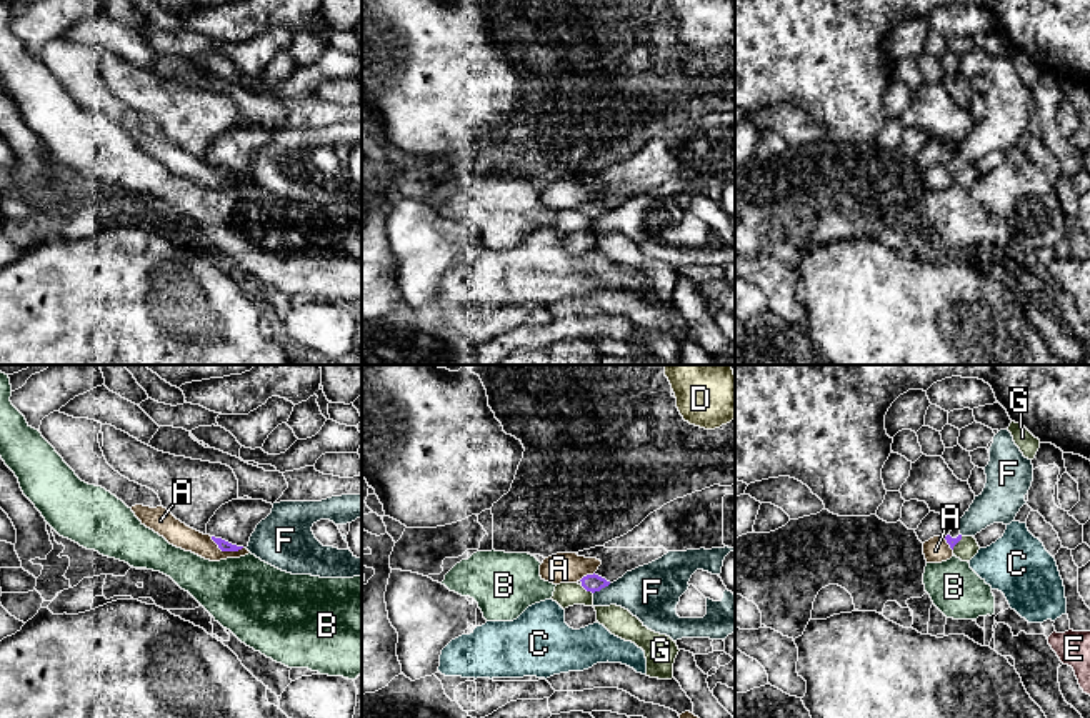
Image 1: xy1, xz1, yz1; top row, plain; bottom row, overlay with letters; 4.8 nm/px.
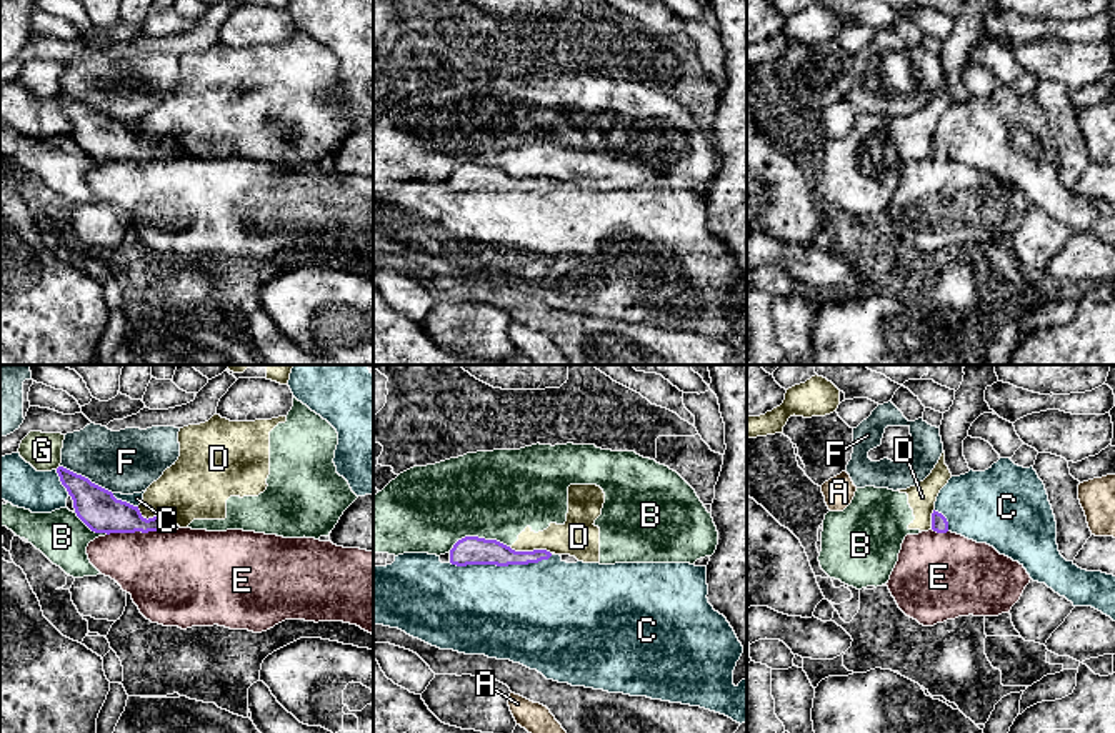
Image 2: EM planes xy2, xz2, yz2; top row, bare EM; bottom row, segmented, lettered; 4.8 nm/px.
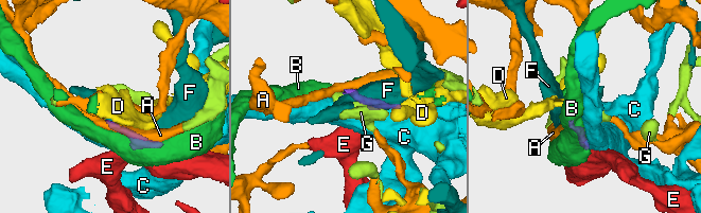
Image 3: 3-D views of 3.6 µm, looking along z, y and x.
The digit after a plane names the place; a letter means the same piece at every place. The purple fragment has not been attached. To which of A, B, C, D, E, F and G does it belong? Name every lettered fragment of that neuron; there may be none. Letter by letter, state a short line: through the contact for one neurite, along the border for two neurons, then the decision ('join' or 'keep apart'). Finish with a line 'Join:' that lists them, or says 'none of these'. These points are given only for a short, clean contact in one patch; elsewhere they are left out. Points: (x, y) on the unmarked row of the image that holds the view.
A: line xy1 (210, 164), (222, 177), (242, 175); keep apart
B: keep apart
C: keep apart
D: line xy2 (137, 134), (147, 145), (170, 140), (175, 149); keep apart
E: line xy2 (167, 155), (154, 159), (110, 159), (107, 162); keep apart
F: keep apart
G: line xz1 (580, 212), (592, 220); keep apart
Join: none of these

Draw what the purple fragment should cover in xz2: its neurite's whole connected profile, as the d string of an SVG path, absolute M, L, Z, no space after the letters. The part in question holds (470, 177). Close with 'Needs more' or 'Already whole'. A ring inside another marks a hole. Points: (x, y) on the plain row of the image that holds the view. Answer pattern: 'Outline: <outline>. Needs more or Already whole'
Outline: M465 163L458 167L450 177L450 190L457 193L467 192L528 192L548 187L552 183L547 177L515 178L510 173L478 163Z. Already whole

